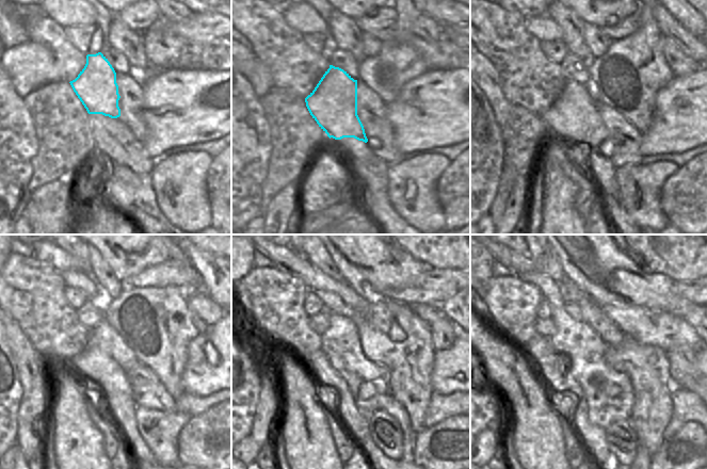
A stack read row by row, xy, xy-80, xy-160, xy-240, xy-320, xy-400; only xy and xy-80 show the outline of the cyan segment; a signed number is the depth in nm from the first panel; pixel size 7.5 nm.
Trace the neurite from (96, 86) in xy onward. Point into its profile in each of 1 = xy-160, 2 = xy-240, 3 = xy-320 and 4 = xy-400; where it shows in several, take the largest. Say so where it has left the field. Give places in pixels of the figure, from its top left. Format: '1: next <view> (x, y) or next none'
1: next xy-160 (575, 116)
2: next xy-240 (93, 364)
3: next xy-320 (326, 376)
4: next xy-400 (558, 383)

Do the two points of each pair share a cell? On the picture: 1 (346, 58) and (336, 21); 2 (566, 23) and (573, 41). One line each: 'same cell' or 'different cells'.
1: different cells
2: same cell

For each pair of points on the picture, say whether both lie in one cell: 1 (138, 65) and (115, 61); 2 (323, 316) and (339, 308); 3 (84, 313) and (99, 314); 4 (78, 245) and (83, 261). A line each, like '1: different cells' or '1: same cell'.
1: different cells
2: different cells
3: same cell
4: same cell

